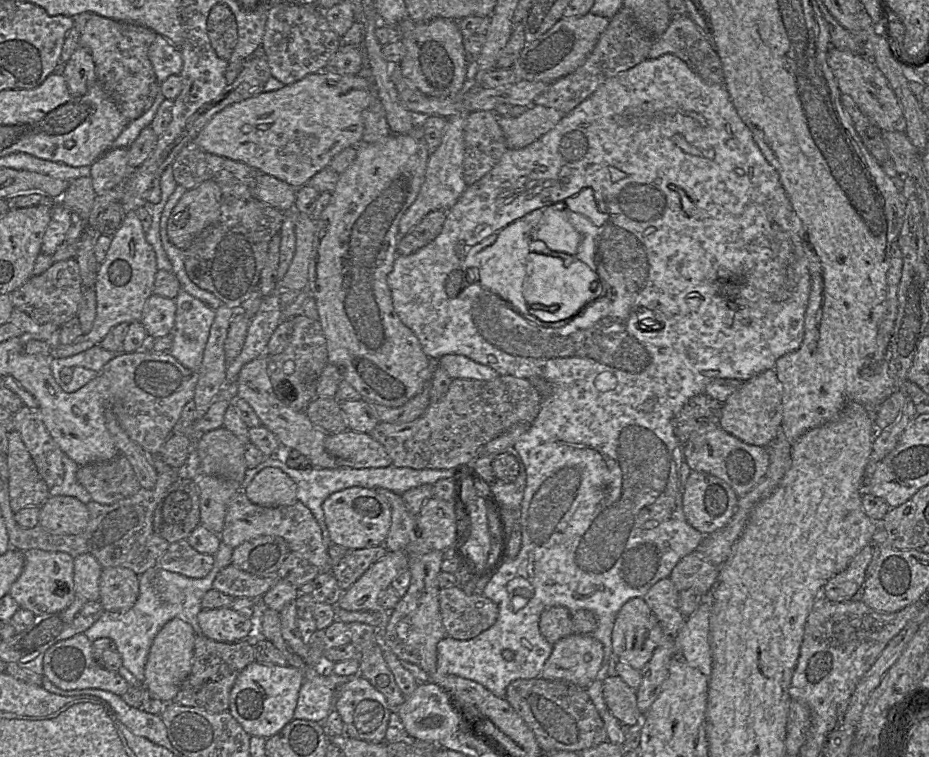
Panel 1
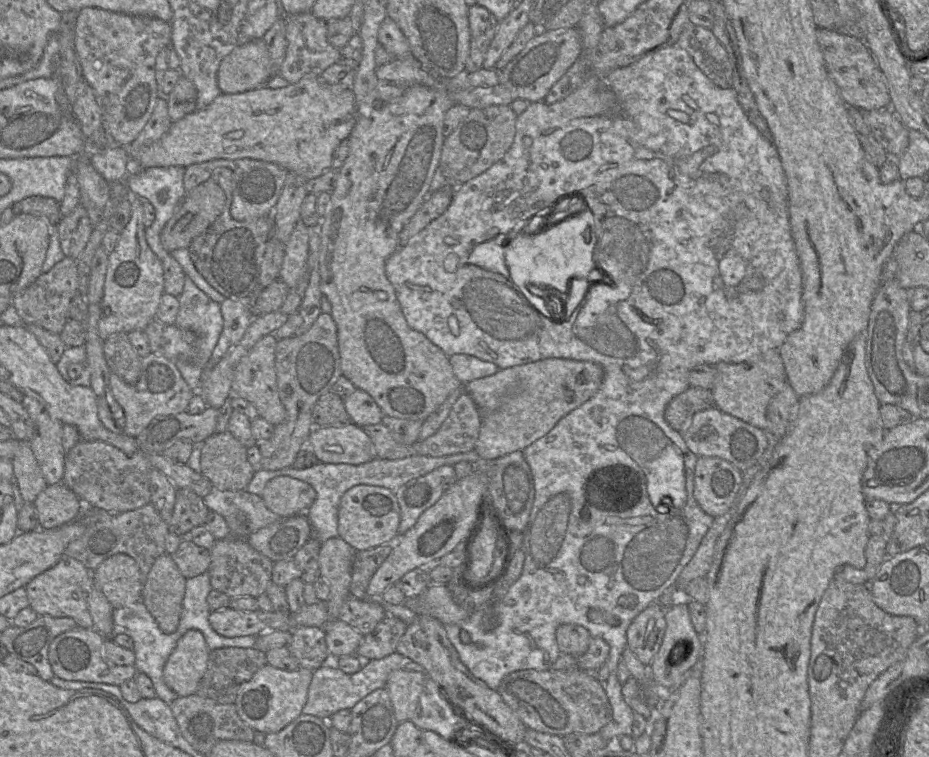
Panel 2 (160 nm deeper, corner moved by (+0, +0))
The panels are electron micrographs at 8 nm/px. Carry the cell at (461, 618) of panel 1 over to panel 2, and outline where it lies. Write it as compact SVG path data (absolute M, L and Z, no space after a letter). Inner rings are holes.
M431 584L419 596L407 599L404 604L418 615L432 616L443 625L458 624L471 614L453 601L446 584Z

